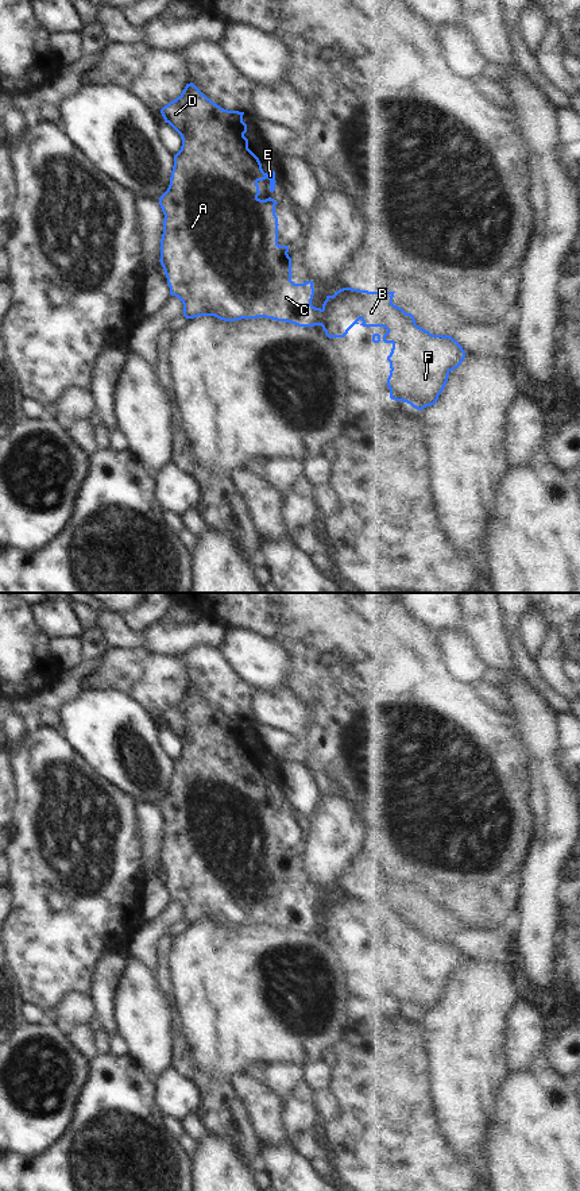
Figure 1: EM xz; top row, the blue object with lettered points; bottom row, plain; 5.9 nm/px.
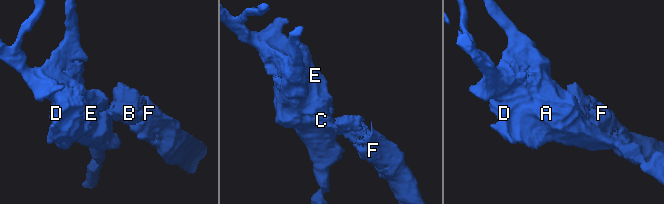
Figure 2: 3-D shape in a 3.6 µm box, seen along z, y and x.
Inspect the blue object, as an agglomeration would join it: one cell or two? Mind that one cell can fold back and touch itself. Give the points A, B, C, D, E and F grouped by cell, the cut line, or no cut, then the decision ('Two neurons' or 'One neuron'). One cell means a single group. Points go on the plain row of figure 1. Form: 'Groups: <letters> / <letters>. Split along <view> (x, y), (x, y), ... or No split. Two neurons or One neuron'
Groups: A C D E / B F. Split along xz (323, 914), (320, 929). Two neurons.

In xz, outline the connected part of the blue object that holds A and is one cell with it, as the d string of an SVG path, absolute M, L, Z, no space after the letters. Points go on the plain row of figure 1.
M193 687L186 689L181 701L161 714L182 744L181 755L174 760L174 771L167 795L159 802L165 820L161 844L161 870L165 875L170 899L183 909L183 921L214 921L224 926L266 922L298 932L321 930L322 914L312 910L313 886L291 886L289 852L278 849L278 822L274 803L260 805L259 786L270 785L270 797L275 795L275 776L263 776L259 763L248 753L244 741L247 729L244 717L228 716L208 704Z

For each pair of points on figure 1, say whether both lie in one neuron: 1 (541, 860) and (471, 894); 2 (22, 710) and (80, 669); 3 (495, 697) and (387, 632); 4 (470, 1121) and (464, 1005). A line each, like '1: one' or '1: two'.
1: two
2: one
3: two
4: one

